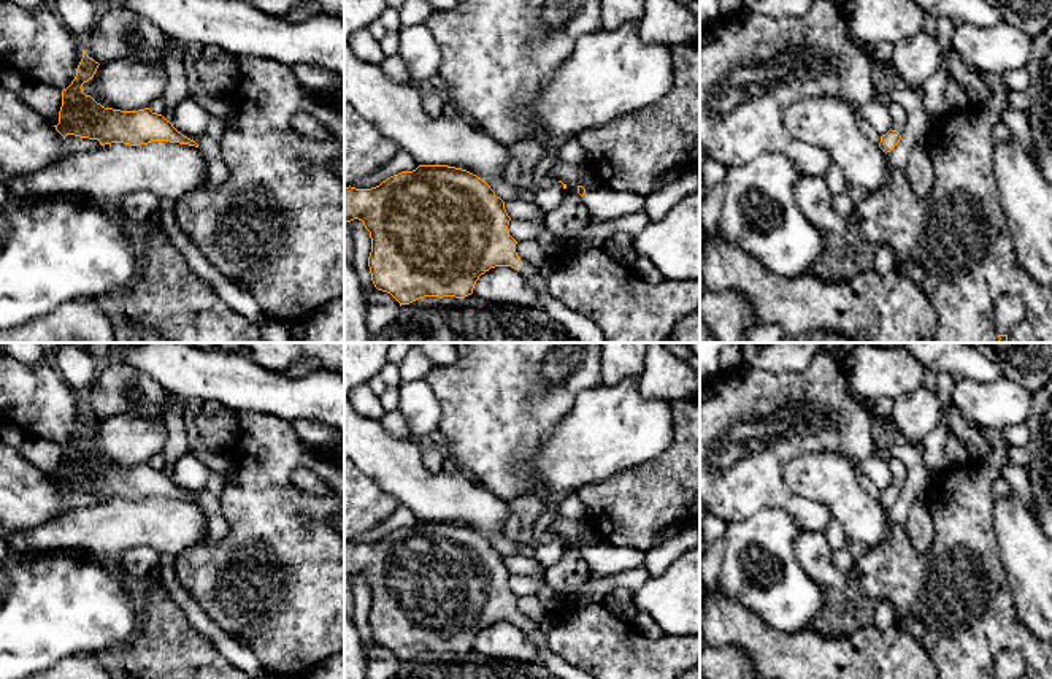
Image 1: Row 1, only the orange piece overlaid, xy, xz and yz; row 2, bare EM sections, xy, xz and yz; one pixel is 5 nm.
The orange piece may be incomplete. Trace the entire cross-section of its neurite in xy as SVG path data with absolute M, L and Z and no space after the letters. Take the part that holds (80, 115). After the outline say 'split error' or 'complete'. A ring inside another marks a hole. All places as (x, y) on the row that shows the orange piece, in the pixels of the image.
M83 49L83 59L76 68L71 84L62 90L62 106L56 130L63 136L98 140L102 146L124 143L130 146L151 141L170 141L198 148L198 144L178 132L162 114L149 108L138 111L121 111L105 108L90 95L83 92L83 84L94 78L98 62Z; complete

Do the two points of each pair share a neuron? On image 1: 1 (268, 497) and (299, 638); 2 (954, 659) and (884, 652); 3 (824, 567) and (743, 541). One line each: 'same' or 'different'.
1: same
2: different
3: different

